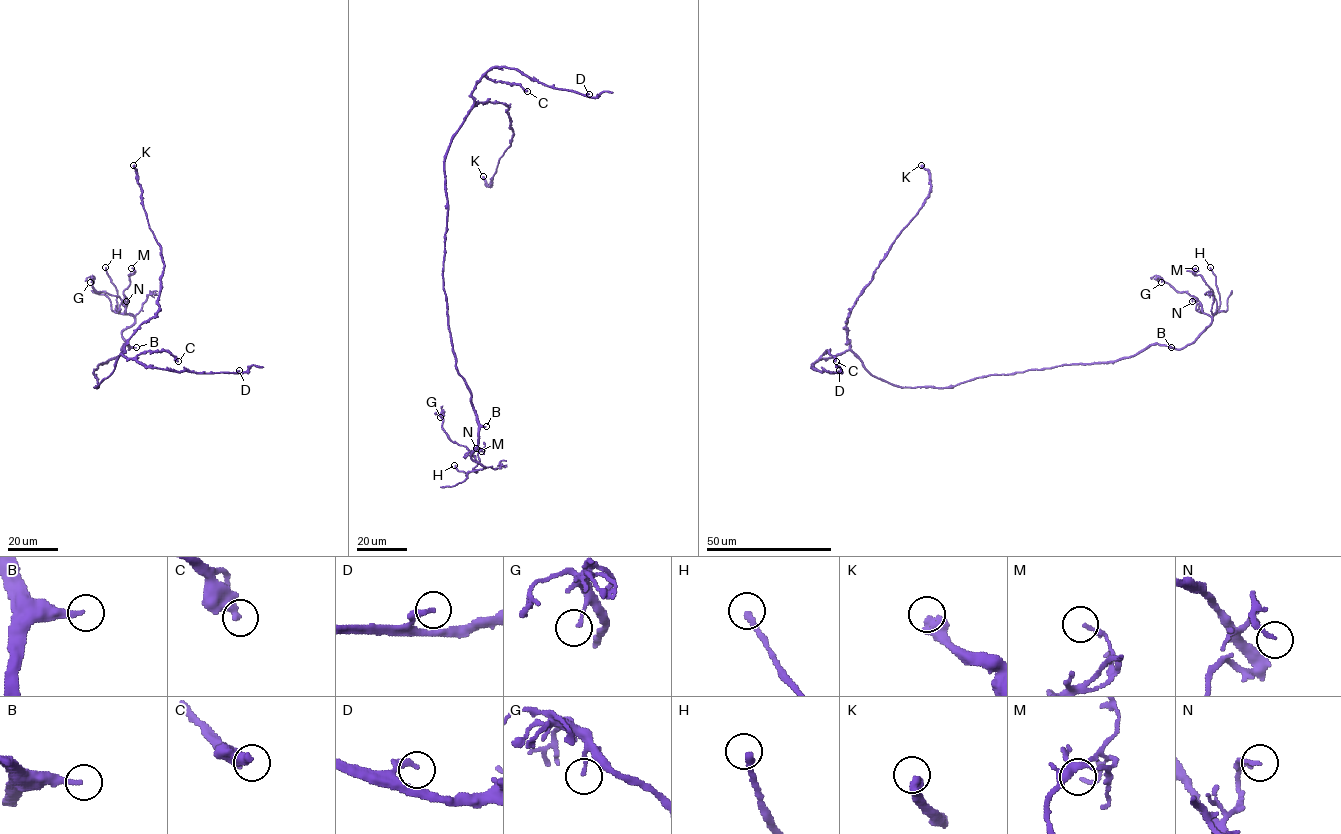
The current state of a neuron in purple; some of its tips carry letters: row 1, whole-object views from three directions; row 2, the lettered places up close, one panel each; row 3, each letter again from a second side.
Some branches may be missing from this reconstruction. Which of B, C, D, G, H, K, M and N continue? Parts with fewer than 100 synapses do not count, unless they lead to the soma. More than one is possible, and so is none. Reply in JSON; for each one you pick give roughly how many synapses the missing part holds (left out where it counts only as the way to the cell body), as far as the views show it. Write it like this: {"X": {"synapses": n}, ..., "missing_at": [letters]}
{"missing_at": []}

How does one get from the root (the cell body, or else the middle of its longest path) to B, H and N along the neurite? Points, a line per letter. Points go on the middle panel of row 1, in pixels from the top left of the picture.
B: (446, 223), (443, 289), (450, 340), (456, 368), (471, 394), (476, 419), (486, 426)
H: (446, 223), (443, 289), (450, 340), (478, 425), (471, 458), (484, 467), (466, 475), (454, 465)
N: (446, 223), (443, 289), (450, 340), (478, 425), (471, 458), (484, 467), (472, 454), (476, 448)

